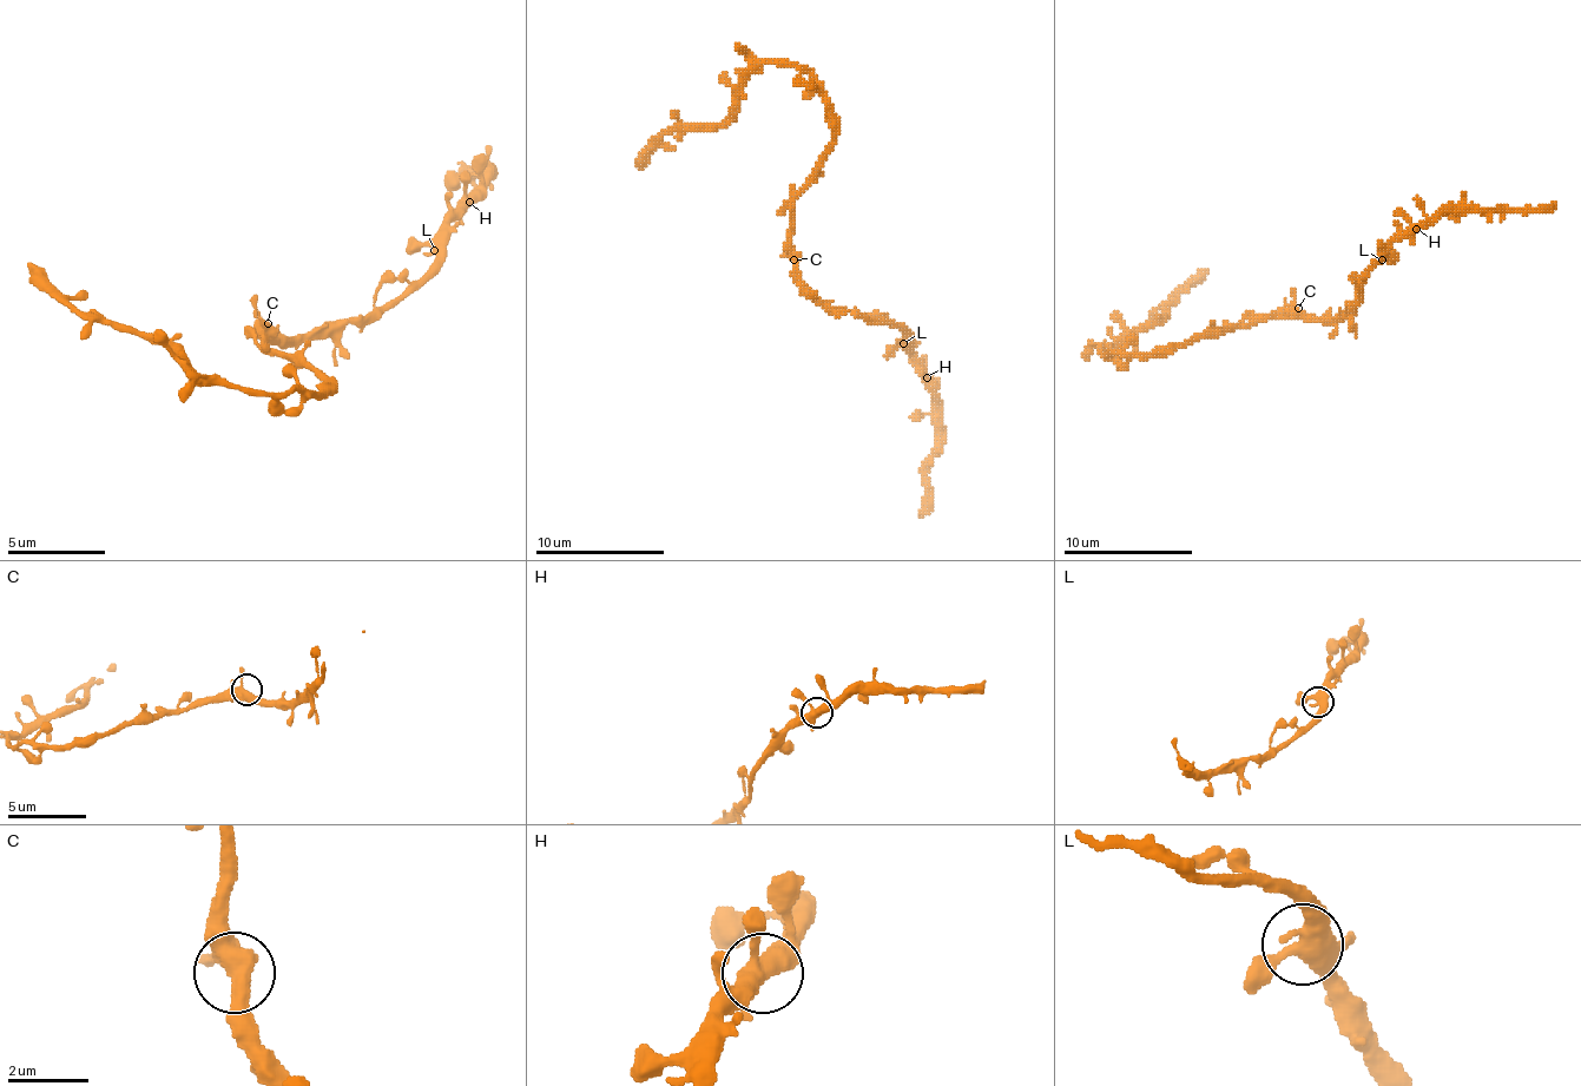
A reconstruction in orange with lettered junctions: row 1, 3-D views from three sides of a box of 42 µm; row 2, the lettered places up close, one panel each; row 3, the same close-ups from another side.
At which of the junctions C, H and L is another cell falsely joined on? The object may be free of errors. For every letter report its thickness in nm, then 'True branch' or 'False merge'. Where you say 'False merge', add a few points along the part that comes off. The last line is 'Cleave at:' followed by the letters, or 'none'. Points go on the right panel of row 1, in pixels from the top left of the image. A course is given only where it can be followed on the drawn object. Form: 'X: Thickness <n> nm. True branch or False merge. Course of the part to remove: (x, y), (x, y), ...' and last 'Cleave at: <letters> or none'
C: Thickness 440 nm. True branch
H: Thickness 440 nm. True branch
L: Thickness 420 nm. True branch
Cleave at: none

